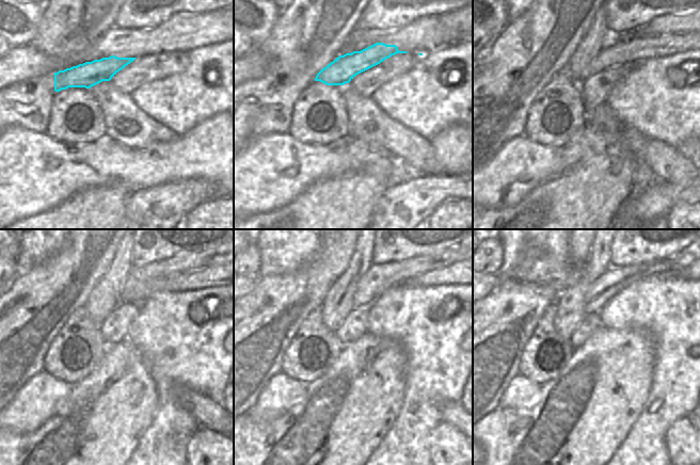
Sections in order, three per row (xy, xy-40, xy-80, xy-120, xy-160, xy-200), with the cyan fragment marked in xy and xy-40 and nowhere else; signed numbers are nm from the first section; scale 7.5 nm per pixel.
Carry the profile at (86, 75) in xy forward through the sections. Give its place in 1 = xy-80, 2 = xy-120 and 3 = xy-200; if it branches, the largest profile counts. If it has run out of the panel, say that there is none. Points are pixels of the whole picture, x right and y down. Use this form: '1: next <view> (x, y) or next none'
1: next xy-80 (636, 49)
2: next xy-120 (210, 276)
3: next xy-200 (689, 272)

